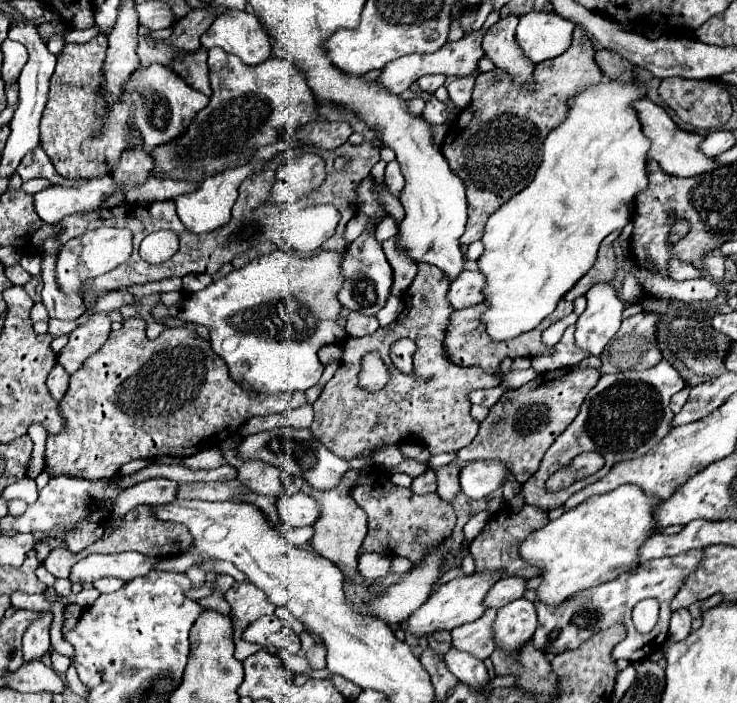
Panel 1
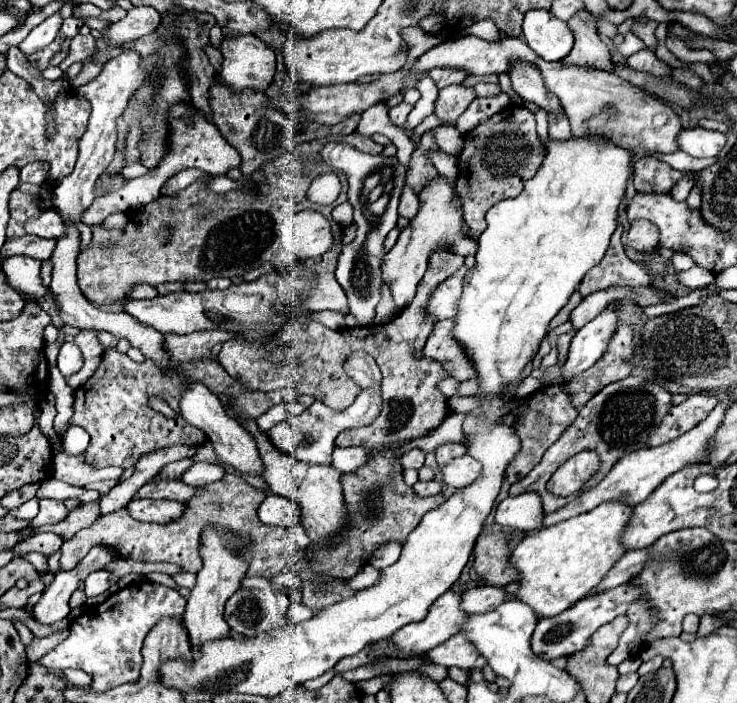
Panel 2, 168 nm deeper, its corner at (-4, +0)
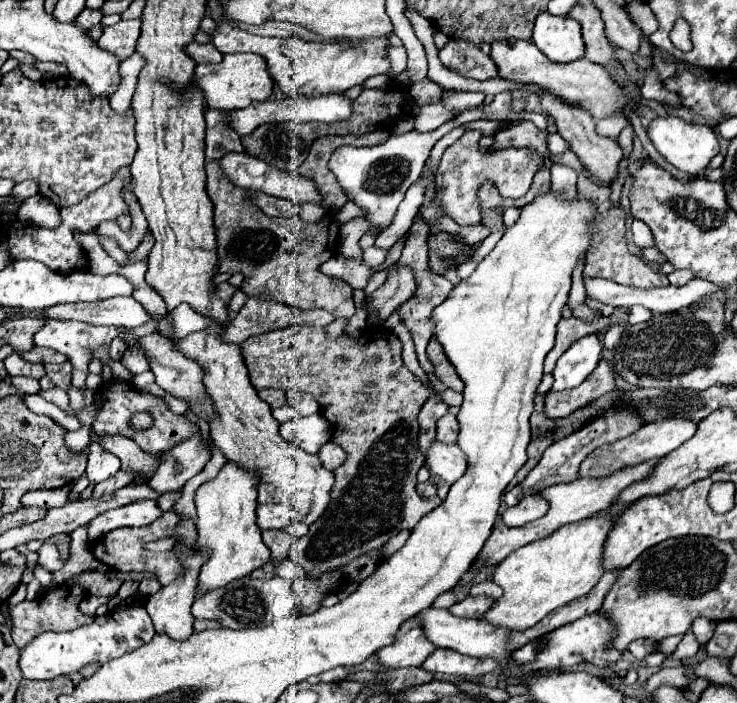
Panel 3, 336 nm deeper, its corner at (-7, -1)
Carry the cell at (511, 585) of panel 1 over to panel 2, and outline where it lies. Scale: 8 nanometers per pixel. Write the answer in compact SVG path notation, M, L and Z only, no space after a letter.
M476 587L462 593L462 609L466 613L488 613L506 601L506 591L500 587Z

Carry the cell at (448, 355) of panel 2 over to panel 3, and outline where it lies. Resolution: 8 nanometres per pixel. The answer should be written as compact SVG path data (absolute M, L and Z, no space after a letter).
M433 338L433 340L429 342L429 346L427 346L427 356L429 356L429 360L431 360L433 368L435 368L435 376L437 376L447 388L451 388L451 390L455 390L455 392L463 392L463 382L461 382L461 378L459 378L457 372L451 368L451 362L447 360L441 344L439 344L435 338Z

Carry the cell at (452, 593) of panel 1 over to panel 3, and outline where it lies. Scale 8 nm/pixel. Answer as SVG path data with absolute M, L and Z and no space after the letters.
M411 618L399 628L395 640L377 652L377 662L383 668L413 668L421 666L433 650L435 646L425 638L423 628Z

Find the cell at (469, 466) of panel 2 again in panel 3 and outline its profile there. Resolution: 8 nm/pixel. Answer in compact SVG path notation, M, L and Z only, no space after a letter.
M435 440L427 448L425 462L435 476L439 476L449 484L461 478L467 470L467 458L461 452L461 448L457 444L441 444L439 440Z

